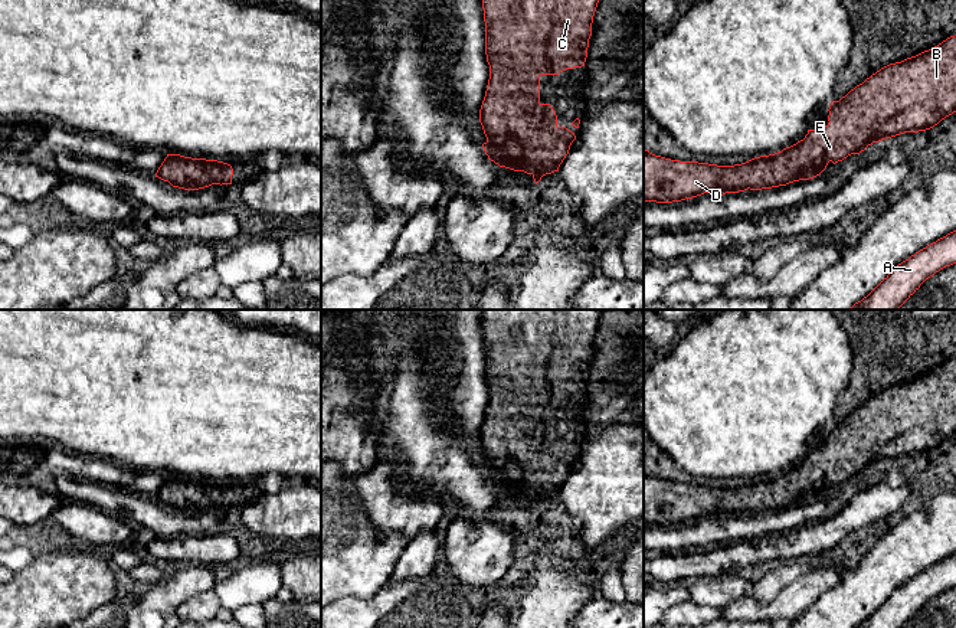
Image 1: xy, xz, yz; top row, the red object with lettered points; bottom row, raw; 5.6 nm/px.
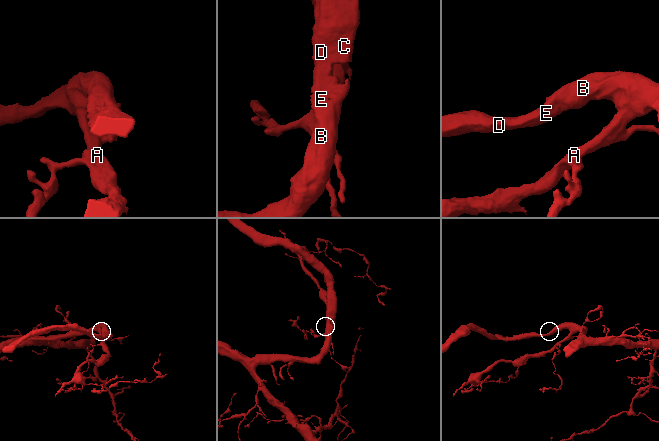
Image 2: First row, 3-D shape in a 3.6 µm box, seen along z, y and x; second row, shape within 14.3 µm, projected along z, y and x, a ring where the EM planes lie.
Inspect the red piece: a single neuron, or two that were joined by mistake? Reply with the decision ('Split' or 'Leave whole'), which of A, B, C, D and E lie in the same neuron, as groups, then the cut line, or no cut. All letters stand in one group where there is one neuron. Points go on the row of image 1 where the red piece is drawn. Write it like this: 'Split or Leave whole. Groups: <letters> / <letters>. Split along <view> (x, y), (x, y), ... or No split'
Leave whole. Groups: A B C D E. No split

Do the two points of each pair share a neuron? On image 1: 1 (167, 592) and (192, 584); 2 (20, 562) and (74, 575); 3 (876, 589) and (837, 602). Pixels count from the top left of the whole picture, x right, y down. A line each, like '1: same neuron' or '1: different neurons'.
1: same neuron
2: different neurons
3: same neuron

